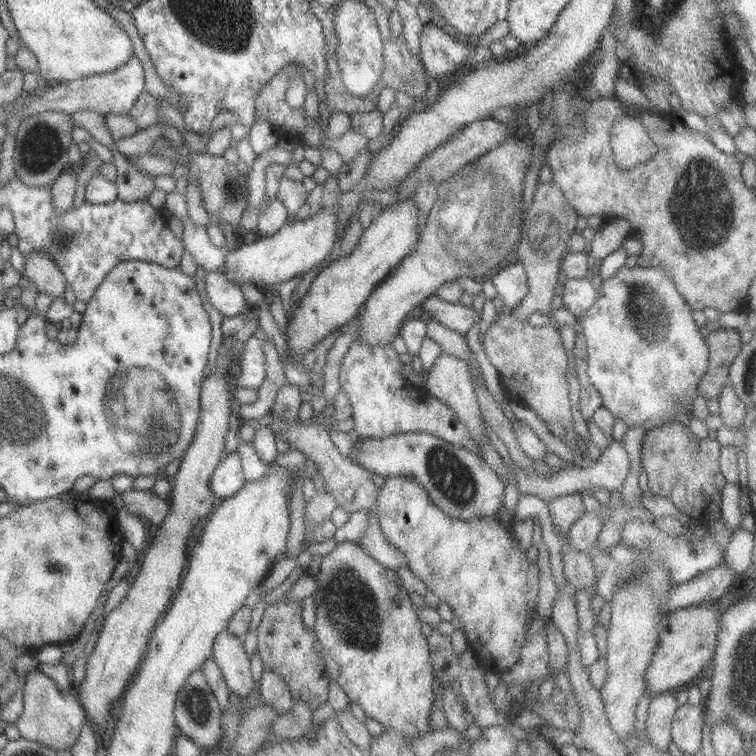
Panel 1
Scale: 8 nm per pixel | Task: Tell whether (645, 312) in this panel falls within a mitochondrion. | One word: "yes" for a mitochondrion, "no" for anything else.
yes

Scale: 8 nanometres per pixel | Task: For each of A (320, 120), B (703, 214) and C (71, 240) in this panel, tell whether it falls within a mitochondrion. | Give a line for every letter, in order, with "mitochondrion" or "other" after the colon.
A: other
B: mitochondrion
C: mitochondrion

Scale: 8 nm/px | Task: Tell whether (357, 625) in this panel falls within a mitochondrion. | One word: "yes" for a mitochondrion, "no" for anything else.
yes

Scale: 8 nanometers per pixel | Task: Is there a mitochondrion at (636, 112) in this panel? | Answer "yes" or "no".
no

